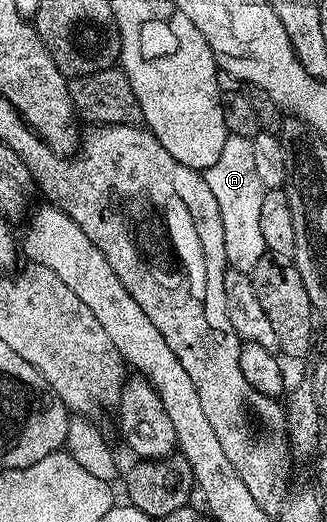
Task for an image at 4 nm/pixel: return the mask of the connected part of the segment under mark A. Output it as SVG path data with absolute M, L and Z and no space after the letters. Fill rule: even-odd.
M230 134L226 138L226 146L222 146L222 154L218 154L218 162L203 169L202 175L206 186L210 186L210 194L214 194L218 202L228 268L237 268L251 274L254 266L258 266L258 258L266 255L262 226L258 226L258 214L262 211L262 198L266 190L254 167L254 146L251 139Z

